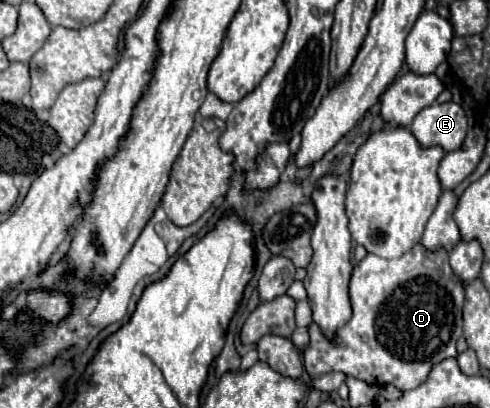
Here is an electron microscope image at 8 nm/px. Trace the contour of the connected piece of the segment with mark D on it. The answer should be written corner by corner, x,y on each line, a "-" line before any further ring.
416,243
412,251
404,253
398,259
386,259
368,253
352,271
350,299
352,299
352,319
342,329
338,329
334,341
322,337
318,325
314,323
310,325
310,345
304,351
304,367
310,379
316,379
332,371
342,371
348,377
356,377
366,383
374,385
394,383
394,387
408,391
424,383
428,371
436,363
458,355
456,341
462,335
464,285
452,271
446,257
446,249
428,251
424,245

